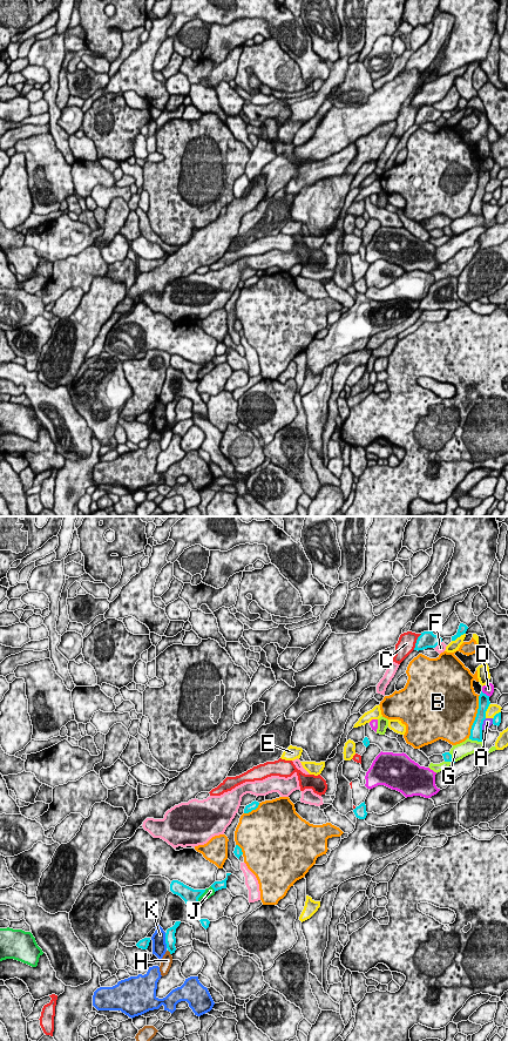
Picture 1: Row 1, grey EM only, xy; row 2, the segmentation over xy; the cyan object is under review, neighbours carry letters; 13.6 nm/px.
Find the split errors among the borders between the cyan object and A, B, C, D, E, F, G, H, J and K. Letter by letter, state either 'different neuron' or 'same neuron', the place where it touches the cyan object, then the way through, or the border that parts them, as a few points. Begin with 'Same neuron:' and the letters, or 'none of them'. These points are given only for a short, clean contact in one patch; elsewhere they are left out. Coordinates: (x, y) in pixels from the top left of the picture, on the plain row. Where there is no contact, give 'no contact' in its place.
Same neuron: none of them
A: different neuron; meets cyan in xy at (482, 197)
B: different neuron; meets cyan in xy at (476, 190)
C: different neuron; meets cyan in xy at (417, 116)
D: different neuron; meets cyan in xy at (485, 168)
E: different neuron; meets cyan in xy at (486, 184)
F: different neuron; meets cyan in xy at (438, 117)
G: different neuron; meets cyan in xy at (475, 214)
H: different neuron; meets cyan in xy at (169, 425); border along xy (168, 424), (170, 428)
J: different neuron; meets cyan in xy at (200, 370)
K: different neuron; meets cyan in xy at (166, 414)

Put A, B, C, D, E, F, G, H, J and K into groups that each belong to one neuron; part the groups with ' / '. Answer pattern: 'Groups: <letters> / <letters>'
Groups: A G / B / C / D / E / F / H / J / K

